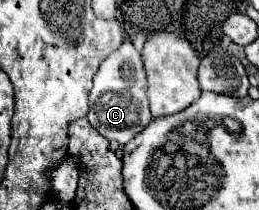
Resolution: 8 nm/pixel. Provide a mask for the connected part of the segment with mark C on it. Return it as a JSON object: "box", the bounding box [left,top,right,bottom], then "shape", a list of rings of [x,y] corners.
{"box":[89,42,151,146],"shape":[[[123,42],[103,64],[99,66],[95,78],[93,78],[93,88],[89,94],[89,122],[101,136],[107,140],[117,140],[121,146],[131,142],[149,122],[151,122],[151,110],[149,110],[149,100],[147,100],[147,78],[143,70],[143,60],[141,54],[135,50],[131,42]]]}

